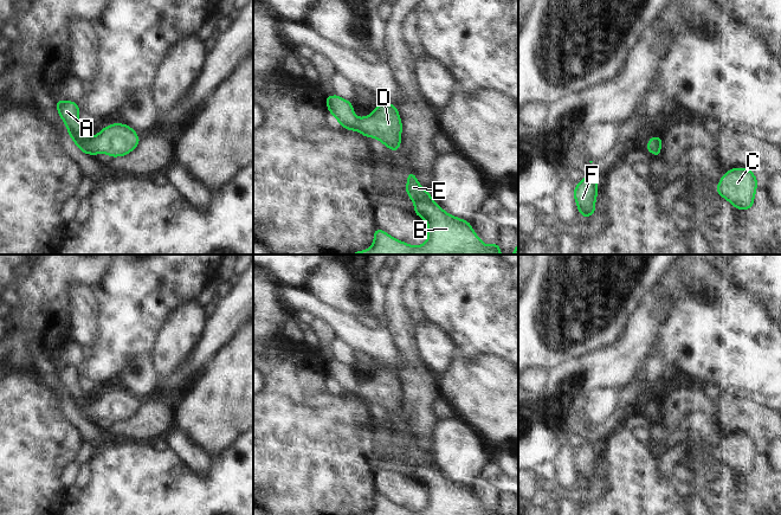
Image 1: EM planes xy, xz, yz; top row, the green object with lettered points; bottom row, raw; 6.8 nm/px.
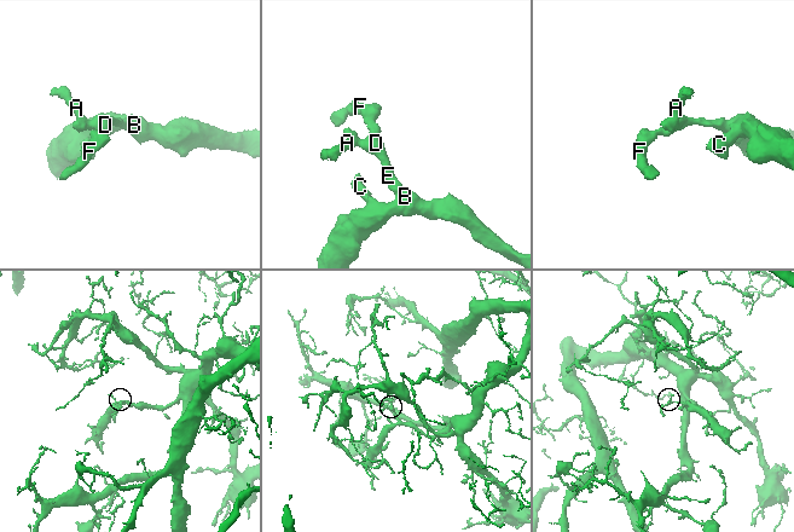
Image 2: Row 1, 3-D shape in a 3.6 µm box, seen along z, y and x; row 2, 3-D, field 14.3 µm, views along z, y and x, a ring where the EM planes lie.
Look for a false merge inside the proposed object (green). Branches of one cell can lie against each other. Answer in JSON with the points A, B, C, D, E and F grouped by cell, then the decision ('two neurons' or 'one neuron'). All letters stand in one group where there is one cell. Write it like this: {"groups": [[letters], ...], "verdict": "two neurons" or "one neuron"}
{"groups": [["A", "B", "C", "D", "E", "F"]], "verdict": "one neuron"}

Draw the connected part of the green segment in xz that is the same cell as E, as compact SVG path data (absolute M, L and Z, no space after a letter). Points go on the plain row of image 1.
M412 436L407 442L406 457L414 469L414 478L427 488L426 508L409 510L375 494L375 504L368 515L501 515L498 507L485 510L467 485L446 478L422 453Z

